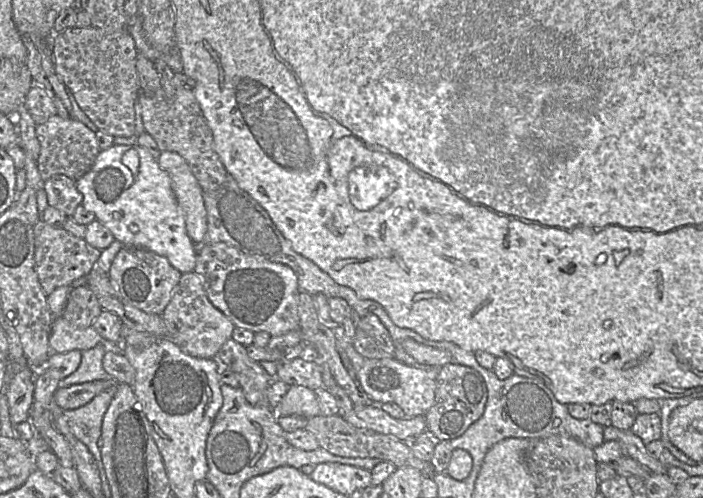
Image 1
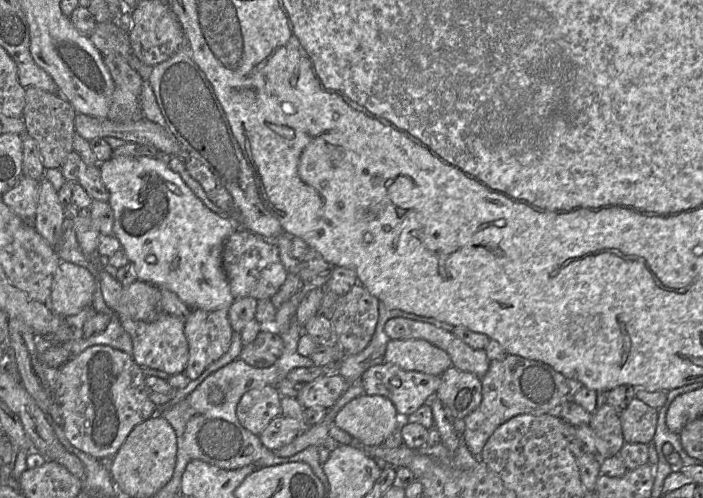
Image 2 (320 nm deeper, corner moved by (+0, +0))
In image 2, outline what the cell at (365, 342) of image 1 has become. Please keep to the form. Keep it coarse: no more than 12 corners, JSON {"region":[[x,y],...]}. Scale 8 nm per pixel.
{"region":[[358,282],[335,298],[329,320],[342,357],[361,352],[379,299]]}

